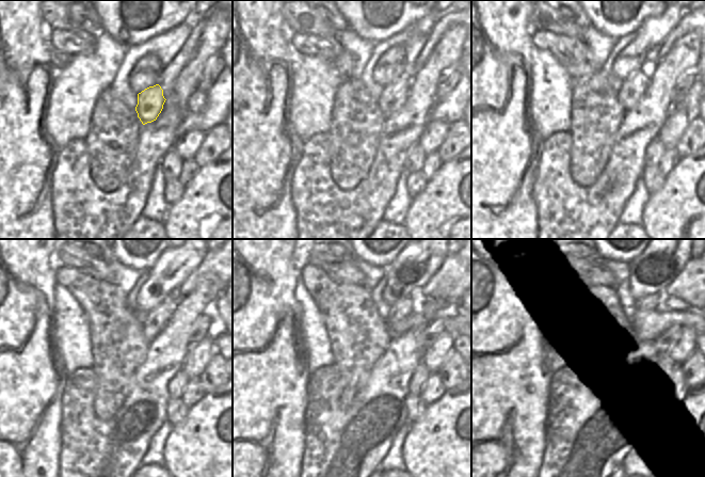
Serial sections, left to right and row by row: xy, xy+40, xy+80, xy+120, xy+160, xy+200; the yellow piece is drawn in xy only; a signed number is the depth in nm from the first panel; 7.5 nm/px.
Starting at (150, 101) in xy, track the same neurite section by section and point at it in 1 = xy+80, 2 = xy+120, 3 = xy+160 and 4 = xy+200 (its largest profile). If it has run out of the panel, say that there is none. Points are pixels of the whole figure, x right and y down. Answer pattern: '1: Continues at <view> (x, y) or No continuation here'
1: Continues at xy+80 (634, 88)
2: Continues at xy+120 (156, 320)
3: Continues at xy+160 (402, 308)
4: Continues at xy+200 (646, 304)

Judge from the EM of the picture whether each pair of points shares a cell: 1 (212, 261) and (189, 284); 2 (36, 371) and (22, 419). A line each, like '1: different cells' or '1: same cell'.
1: same cell
2: same cell

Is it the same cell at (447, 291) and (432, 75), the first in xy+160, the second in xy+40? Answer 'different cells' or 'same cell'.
different cells

